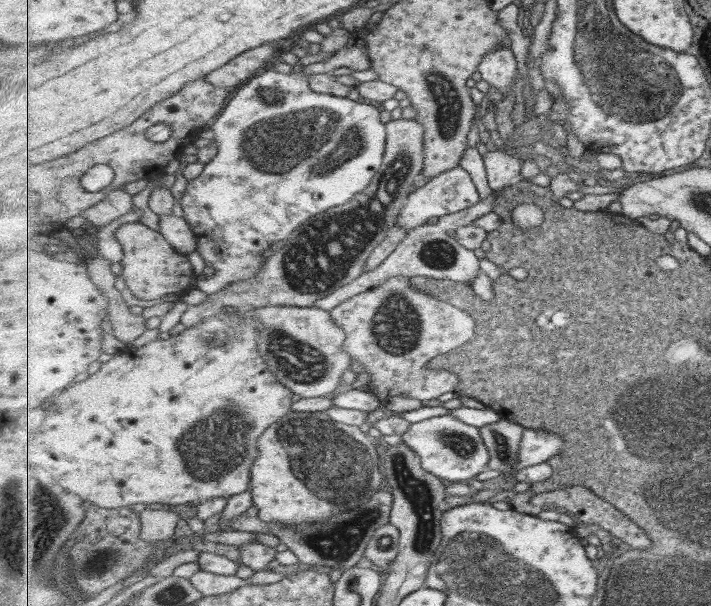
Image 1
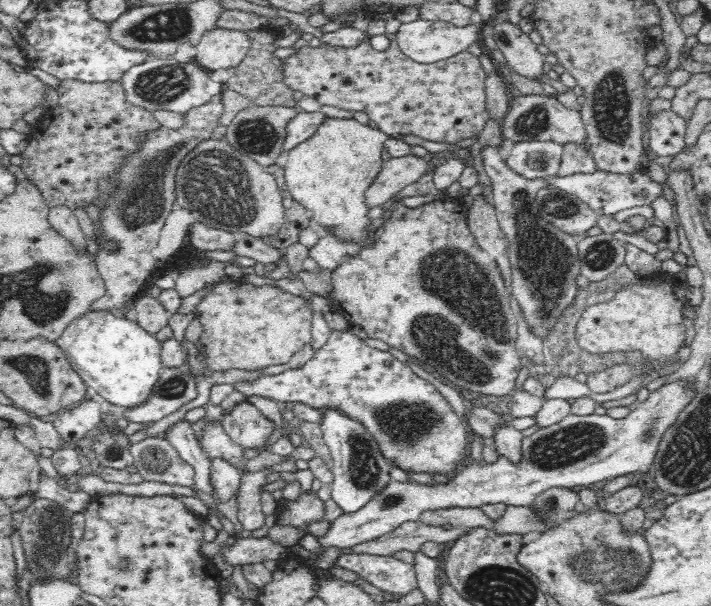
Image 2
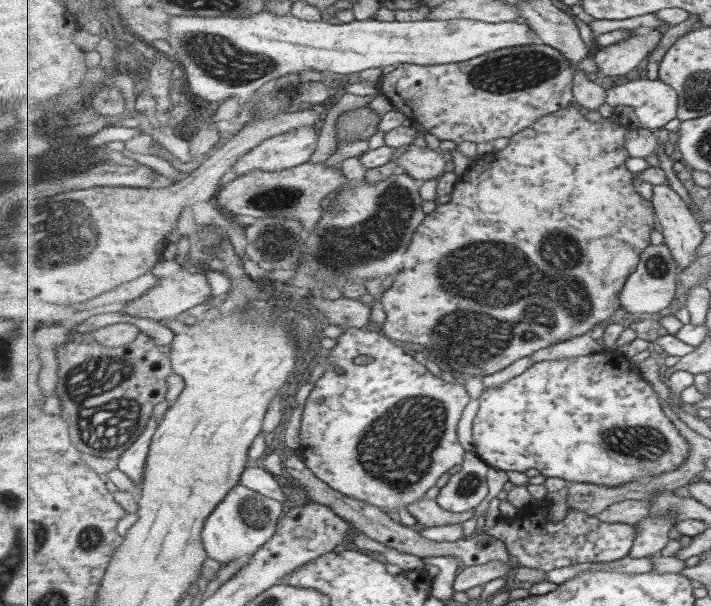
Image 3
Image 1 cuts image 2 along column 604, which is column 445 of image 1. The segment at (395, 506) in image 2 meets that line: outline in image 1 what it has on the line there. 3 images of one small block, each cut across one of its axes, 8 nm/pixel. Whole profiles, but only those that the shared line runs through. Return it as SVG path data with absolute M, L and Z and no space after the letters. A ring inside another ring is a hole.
M451 414L413 423L411 428L402 434L401 440L407 443L413 452L419 454L421 466L425 470L440 476L446 483L467 482L475 478L477 474L488 469L492 458L488 446L483 444L479 428L465 424Z

